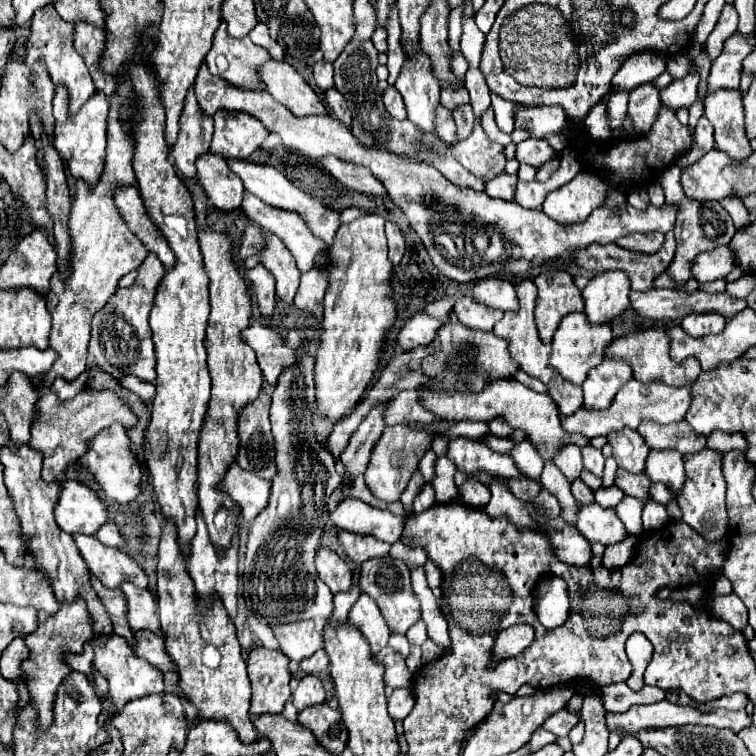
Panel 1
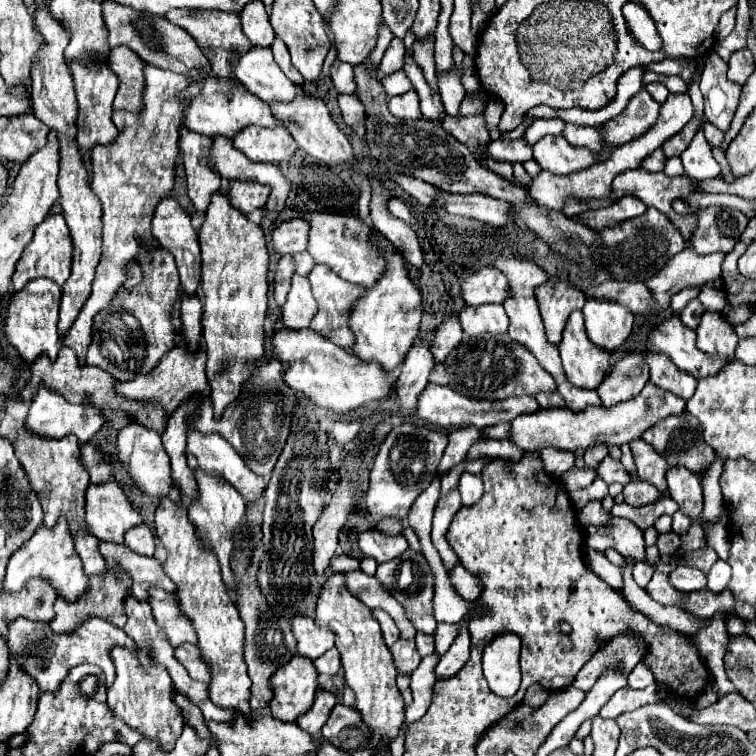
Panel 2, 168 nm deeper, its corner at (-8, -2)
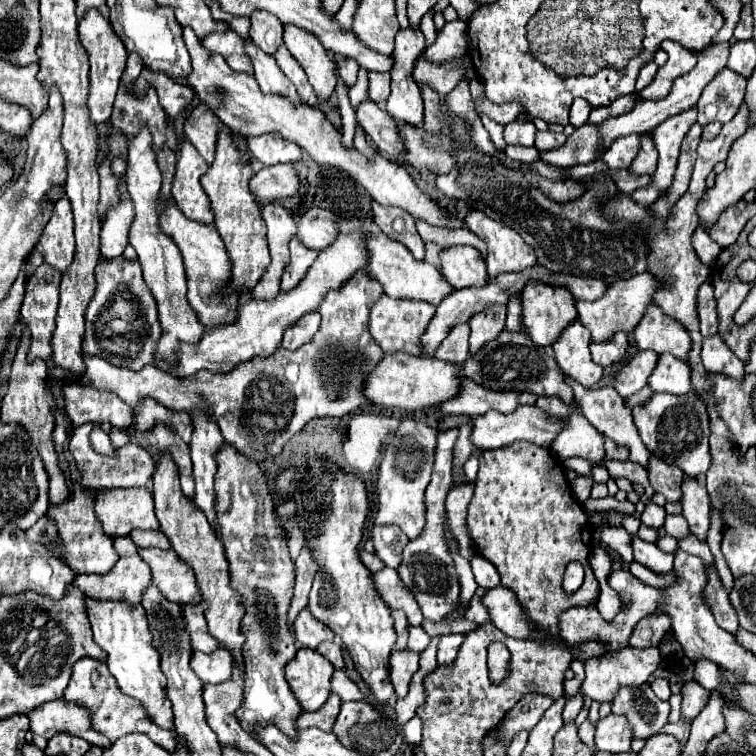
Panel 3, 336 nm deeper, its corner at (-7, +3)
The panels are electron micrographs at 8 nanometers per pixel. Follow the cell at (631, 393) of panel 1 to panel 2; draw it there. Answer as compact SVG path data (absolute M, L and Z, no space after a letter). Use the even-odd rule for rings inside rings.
M647 383L643 391L629 401L623 401L615 407L585 407L579 413L569 411L567 407L555 409L539 409L535 413L519 415L511 421L509 429L509 441L525 451L539 451L543 447L555 447L561 451L575 451L575 449L587 449L593 445L623 445L631 443L633 439L639 439L653 423L669 417L669 415L681 415L685 411L685 401L675 397L673 393L655 387L653 383Z

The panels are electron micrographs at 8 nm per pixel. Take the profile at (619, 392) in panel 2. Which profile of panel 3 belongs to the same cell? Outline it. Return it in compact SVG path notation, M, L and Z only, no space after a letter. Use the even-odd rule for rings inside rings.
M650 350L638 352L628 364L622 366L622 370L614 376L614 388L622 398L632 396L634 392L642 390L648 382L648 376L652 374L654 366L658 362L658 354L652 354Z

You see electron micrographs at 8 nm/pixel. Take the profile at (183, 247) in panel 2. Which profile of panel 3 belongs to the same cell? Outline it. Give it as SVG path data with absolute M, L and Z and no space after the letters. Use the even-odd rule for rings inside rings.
M176 204L168 206L160 214L160 228L168 234L182 252L186 278L188 278L188 302L198 314L200 322L206 326L214 326L216 322L232 322L232 314L236 314L238 298L224 298L224 302L216 302L216 286L224 286L224 278L228 278L228 254L222 244L222 238L216 234L214 224L204 224L188 218Z

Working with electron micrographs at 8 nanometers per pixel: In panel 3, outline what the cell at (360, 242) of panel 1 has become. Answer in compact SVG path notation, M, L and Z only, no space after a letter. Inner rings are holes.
M382 294L382 298L378 298L378 302L370 310L370 334L384 352L418 354L420 352L418 338L424 332L428 318L432 318L434 310L436 308L432 304L422 300L396 300Z

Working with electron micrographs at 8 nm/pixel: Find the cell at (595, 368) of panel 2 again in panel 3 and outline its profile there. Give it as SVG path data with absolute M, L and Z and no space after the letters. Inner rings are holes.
M574 320L552 346L558 366L584 388L592 388L602 378L602 366L590 358L590 330Z

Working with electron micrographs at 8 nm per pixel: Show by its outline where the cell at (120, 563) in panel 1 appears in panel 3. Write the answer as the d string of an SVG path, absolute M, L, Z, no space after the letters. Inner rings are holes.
M138 548L138 554L152 570L152 586L156 586L170 602L200 602L200 590L188 570L172 550Z

